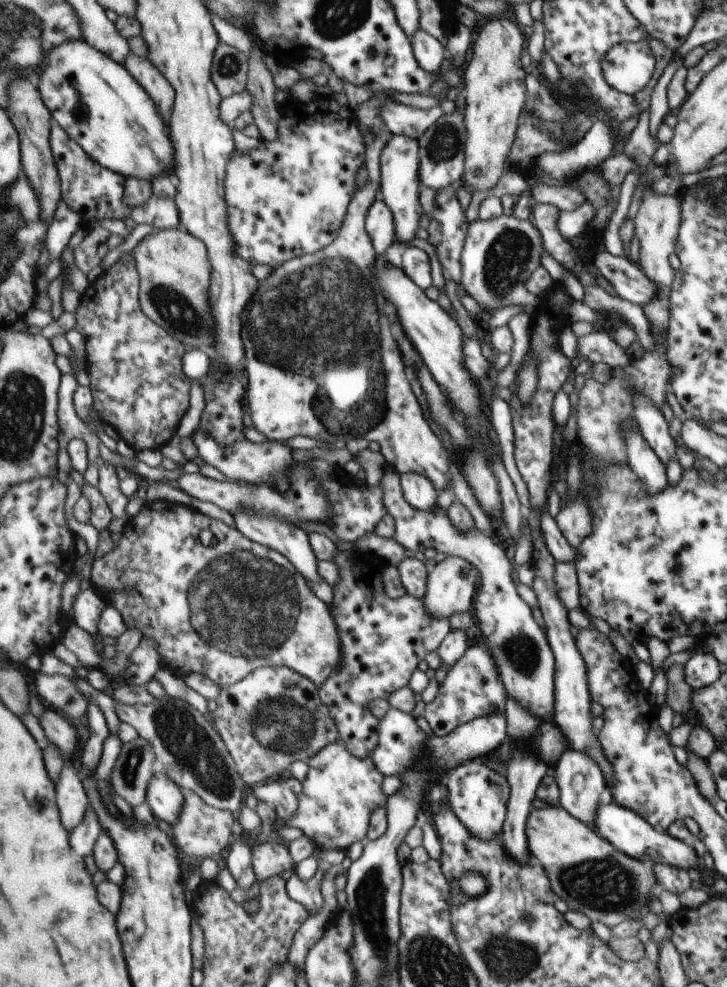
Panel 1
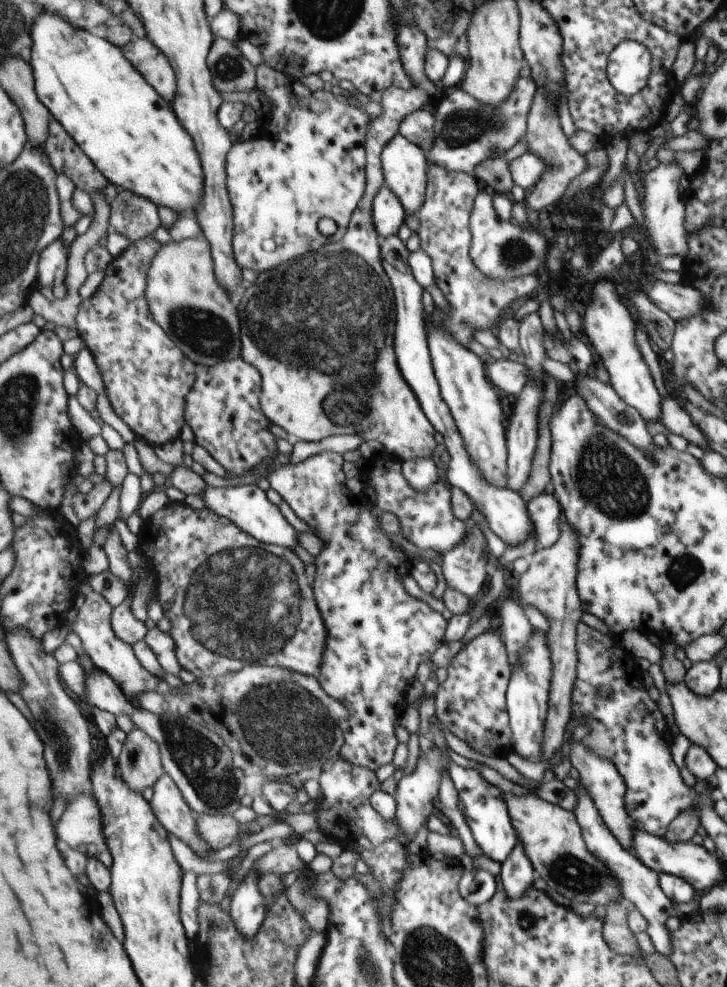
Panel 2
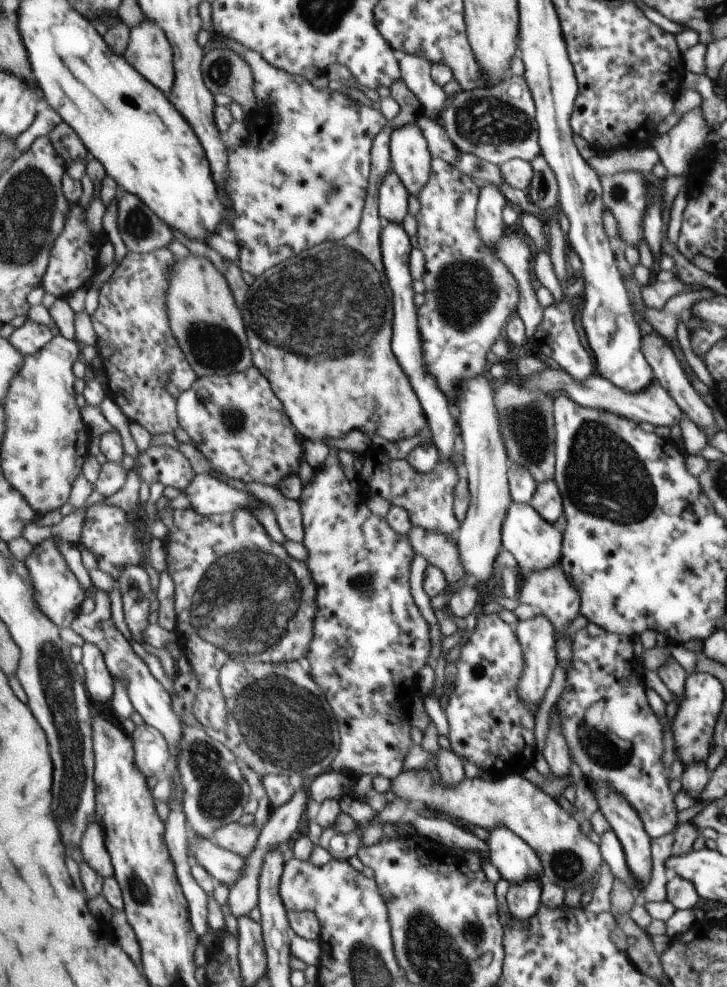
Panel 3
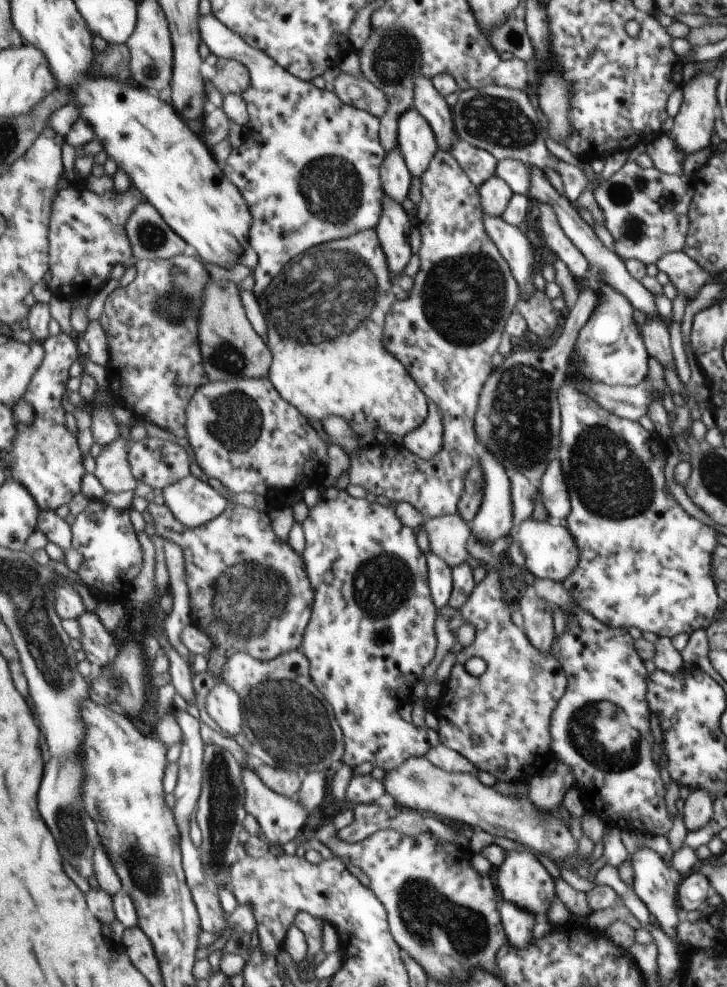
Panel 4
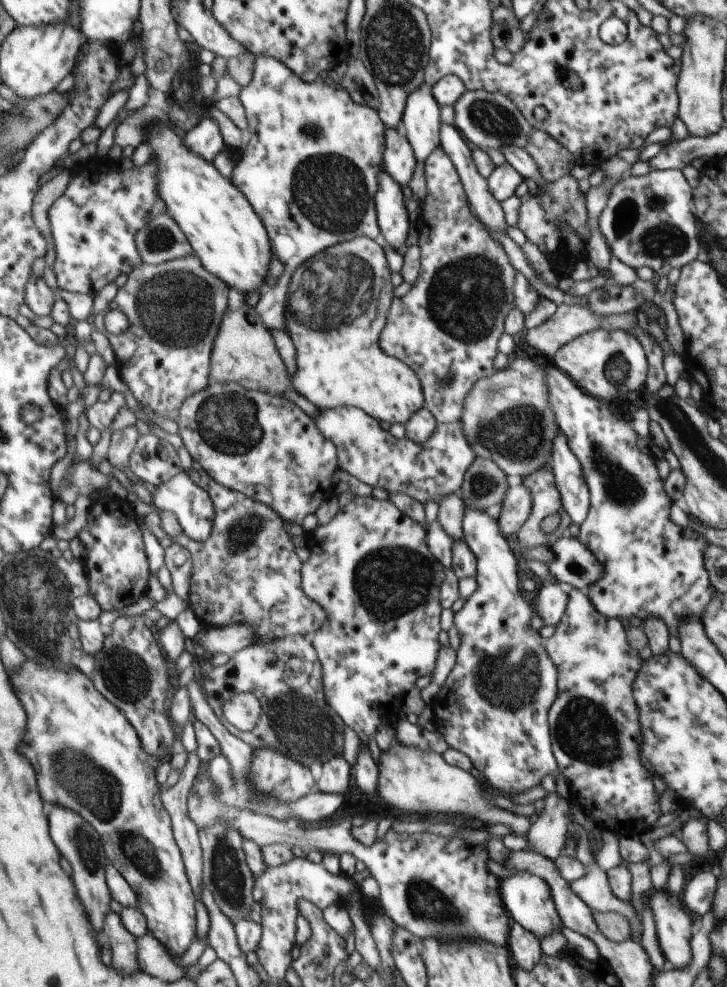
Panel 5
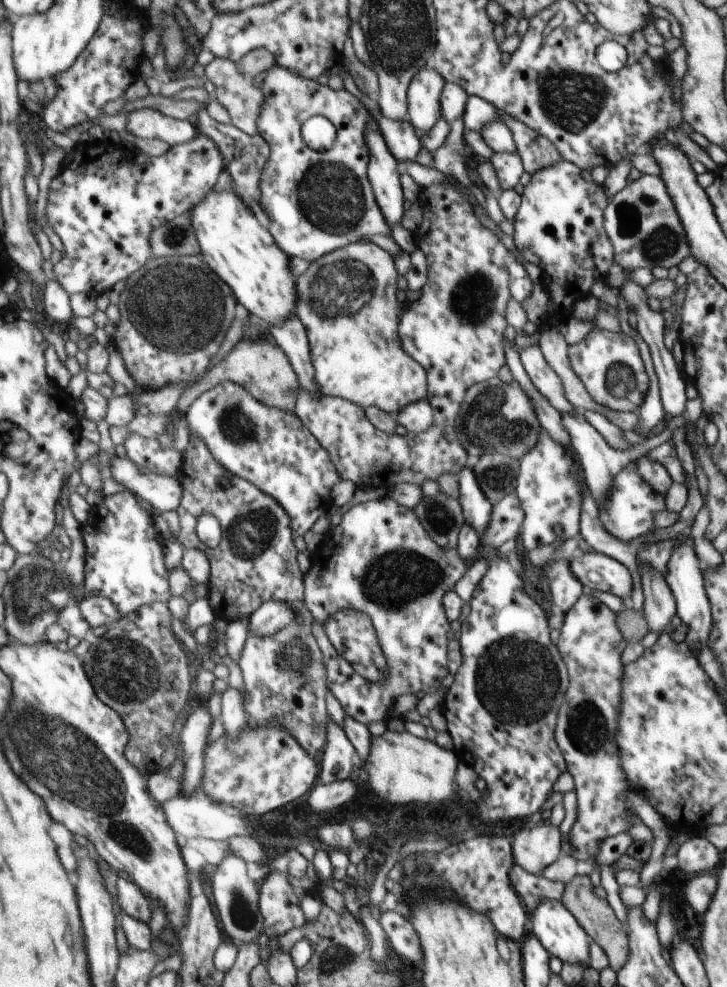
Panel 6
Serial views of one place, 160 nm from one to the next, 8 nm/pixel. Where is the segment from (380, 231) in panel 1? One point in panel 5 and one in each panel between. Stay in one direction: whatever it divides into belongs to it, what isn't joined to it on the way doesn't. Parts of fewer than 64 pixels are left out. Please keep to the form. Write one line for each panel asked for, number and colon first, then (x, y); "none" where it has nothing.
2: (389, 213)
3: (394, 197)
4: (396, 175)
5: (400, 160)

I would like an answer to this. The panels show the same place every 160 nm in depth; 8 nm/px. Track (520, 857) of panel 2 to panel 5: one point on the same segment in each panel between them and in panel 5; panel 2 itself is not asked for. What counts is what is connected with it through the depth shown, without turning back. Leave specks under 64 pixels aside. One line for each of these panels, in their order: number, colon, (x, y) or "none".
3: (522, 900)
4: (517, 924)
5: (526, 952)

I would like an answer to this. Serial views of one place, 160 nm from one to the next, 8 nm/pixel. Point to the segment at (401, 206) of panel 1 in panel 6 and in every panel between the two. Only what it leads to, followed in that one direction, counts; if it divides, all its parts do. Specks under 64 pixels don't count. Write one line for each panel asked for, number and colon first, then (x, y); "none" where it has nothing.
2: (406, 164)
3: (411, 157)
4: (417, 140)
5: (422, 125)
6: (425, 94)

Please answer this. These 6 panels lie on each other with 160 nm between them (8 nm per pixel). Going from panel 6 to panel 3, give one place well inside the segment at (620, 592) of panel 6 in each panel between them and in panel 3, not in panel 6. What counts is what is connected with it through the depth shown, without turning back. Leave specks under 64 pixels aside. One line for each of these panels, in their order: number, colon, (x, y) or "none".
3: (535, 545)
4: (549, 551)
5: (575, 566)

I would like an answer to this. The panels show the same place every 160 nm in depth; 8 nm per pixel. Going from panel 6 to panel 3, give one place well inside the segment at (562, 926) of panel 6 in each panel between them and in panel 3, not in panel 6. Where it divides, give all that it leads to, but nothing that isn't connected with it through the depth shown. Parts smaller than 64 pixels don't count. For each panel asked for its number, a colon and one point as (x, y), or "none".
3: (516, 863)
4: (523, 882)
5: (528, 898)

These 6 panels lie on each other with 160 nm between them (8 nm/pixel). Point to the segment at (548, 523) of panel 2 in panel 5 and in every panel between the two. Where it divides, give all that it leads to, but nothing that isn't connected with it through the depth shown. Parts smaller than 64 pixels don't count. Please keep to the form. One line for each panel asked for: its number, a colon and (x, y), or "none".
3: (546, 500)
4: (553, 492)
5: (568, 477)

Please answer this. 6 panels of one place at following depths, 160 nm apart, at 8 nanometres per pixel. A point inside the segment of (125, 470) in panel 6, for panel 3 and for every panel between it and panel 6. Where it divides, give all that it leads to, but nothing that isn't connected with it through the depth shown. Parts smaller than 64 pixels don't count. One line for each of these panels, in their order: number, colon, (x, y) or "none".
3: (208, 496)
4: (193, 502)
5: (194, 506)

